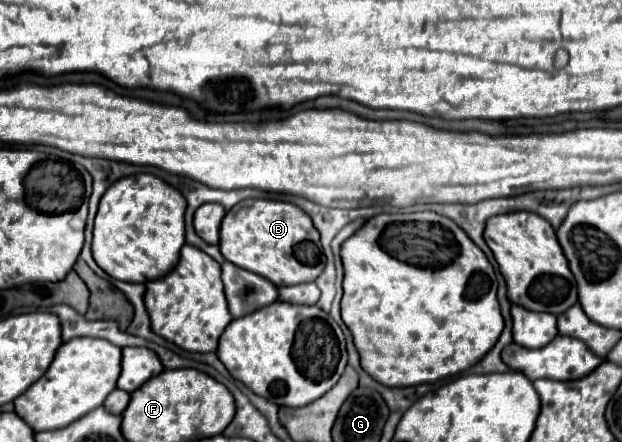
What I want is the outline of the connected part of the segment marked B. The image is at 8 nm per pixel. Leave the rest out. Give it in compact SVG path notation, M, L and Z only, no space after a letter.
M247 199L235 205L221 223L219 249L229 263L269 279L275 287L315 281L325 267L319 233L311 217L287 201Z

